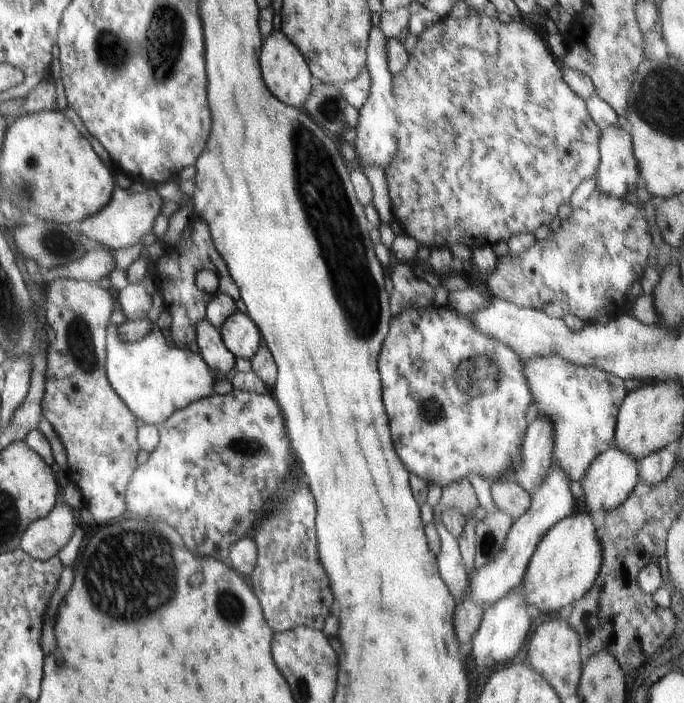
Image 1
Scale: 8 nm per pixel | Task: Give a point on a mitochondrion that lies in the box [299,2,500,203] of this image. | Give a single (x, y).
(328, 110)

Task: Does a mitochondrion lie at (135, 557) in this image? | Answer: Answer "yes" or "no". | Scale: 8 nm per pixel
yes

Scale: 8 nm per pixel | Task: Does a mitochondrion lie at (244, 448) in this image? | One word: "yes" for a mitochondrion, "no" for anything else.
yes

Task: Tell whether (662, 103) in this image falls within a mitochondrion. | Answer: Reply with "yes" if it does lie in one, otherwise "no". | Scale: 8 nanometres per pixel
yes

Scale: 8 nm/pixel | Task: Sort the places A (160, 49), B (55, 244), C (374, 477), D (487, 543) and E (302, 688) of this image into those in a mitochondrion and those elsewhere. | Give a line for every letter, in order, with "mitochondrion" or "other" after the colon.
A: mitochondrion
B: mitochondrion
C: other
D: mitochondrion
E: mitochondrion

